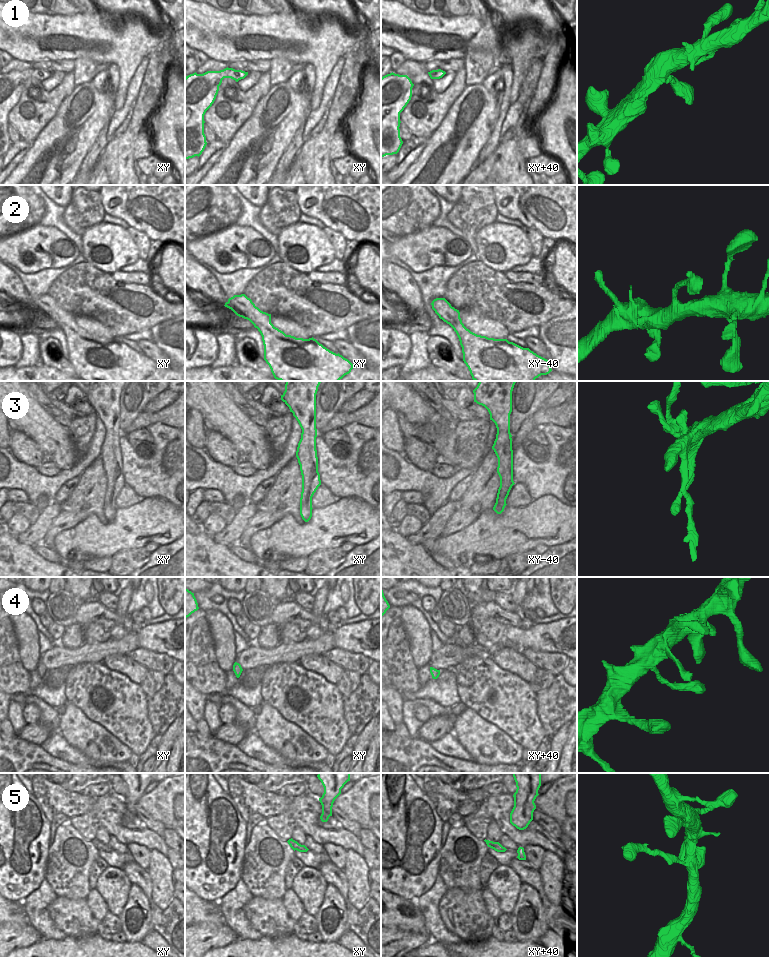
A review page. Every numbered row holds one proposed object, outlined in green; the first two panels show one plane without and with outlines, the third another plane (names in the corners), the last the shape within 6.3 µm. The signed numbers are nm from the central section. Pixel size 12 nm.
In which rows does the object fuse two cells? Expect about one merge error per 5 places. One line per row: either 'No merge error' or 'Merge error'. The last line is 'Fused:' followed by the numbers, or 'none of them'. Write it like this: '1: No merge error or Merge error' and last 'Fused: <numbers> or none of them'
1: No merge error
2: No merge error
3: Merge error
4: No merge error
5: No merge error
Fused: 3.

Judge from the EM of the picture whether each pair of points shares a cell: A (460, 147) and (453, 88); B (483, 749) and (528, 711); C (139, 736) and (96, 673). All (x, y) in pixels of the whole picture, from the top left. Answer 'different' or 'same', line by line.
A: different
B: different
C: same

